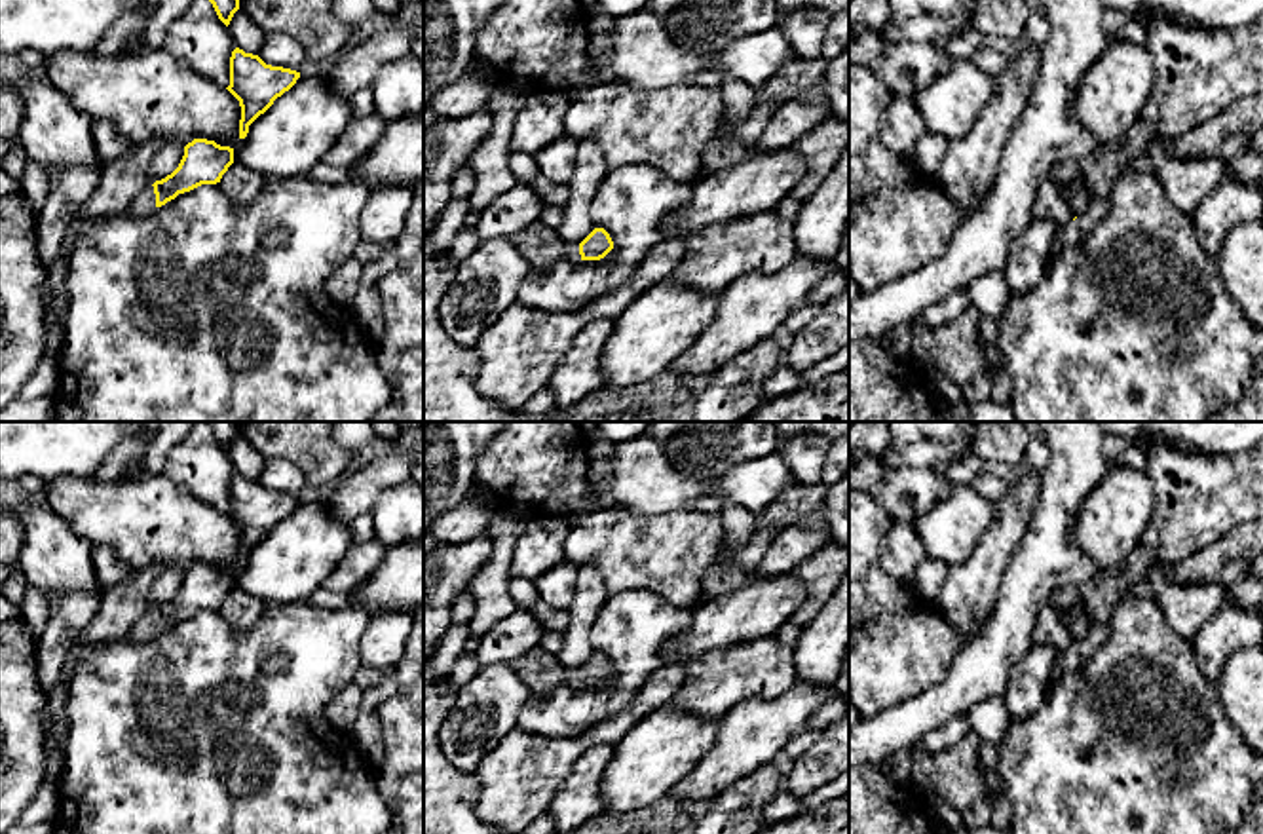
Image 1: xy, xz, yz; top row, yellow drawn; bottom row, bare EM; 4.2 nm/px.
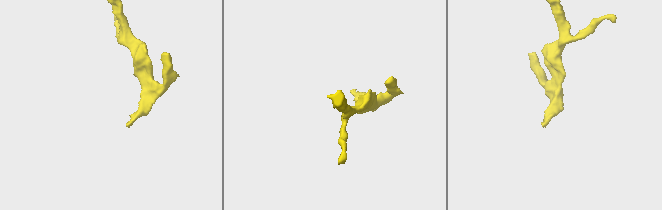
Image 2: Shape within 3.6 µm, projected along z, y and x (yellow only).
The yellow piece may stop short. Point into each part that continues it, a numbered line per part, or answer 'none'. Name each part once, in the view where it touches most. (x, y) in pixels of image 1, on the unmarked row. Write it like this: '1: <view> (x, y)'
1: xy (145, 629)

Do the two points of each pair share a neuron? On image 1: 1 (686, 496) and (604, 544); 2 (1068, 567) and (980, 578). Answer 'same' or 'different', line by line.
1: different
2: different

